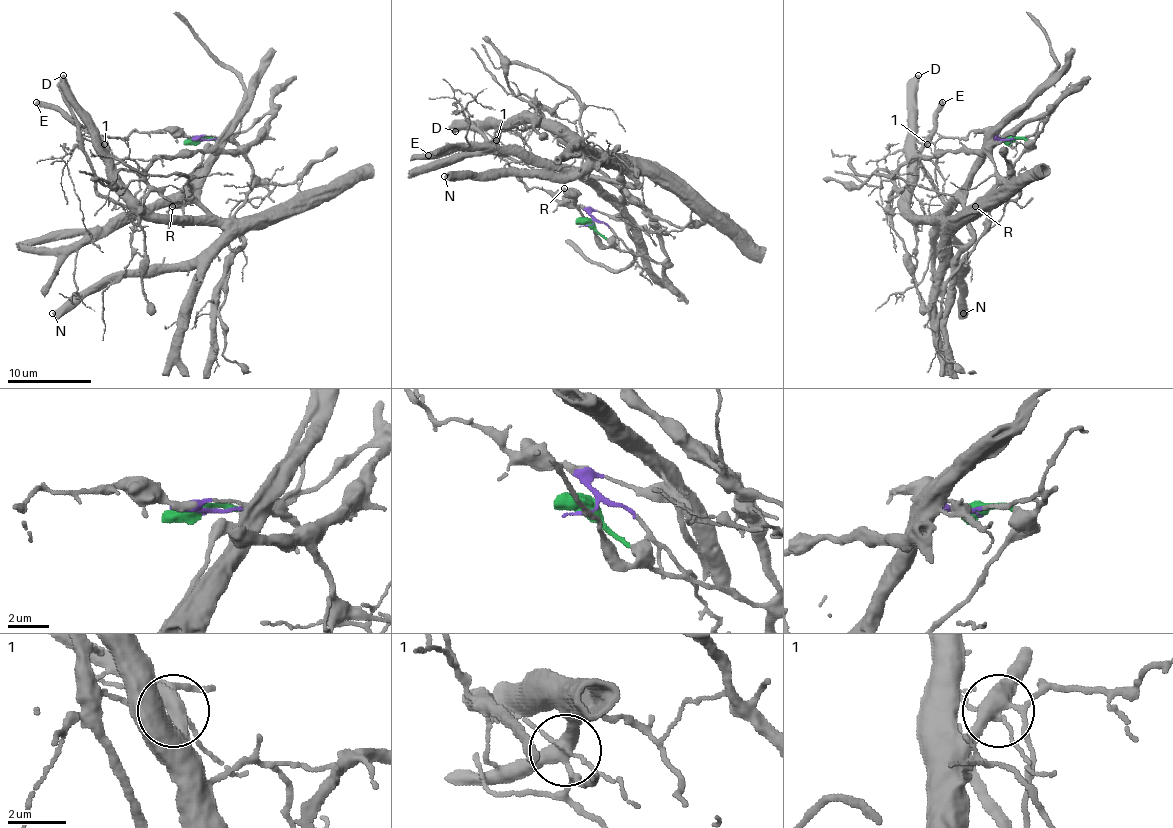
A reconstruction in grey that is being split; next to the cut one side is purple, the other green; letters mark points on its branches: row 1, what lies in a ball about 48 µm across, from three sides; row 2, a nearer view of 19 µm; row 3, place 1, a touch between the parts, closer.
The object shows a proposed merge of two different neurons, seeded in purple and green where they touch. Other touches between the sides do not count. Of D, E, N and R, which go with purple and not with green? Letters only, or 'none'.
D, E, N

